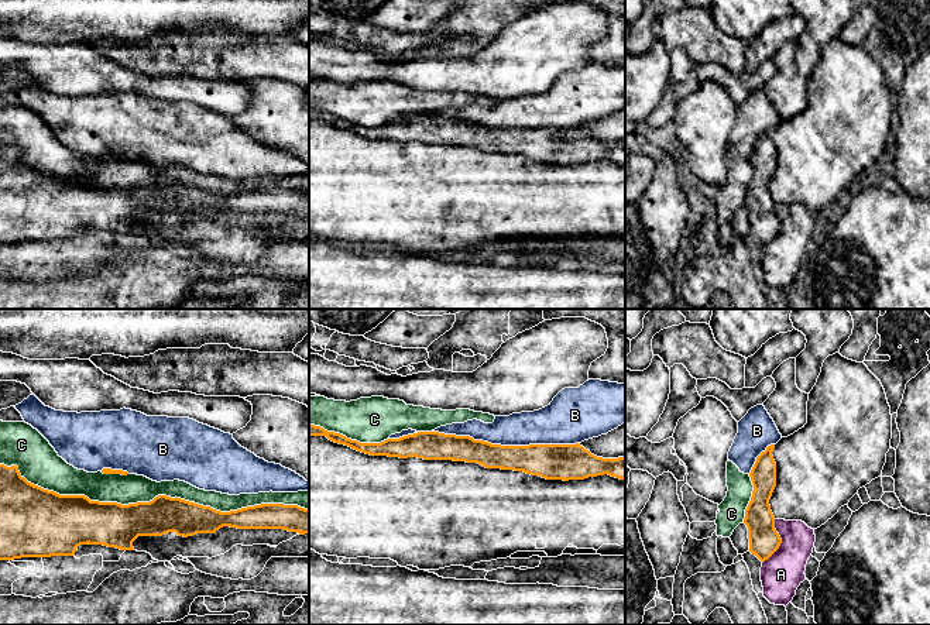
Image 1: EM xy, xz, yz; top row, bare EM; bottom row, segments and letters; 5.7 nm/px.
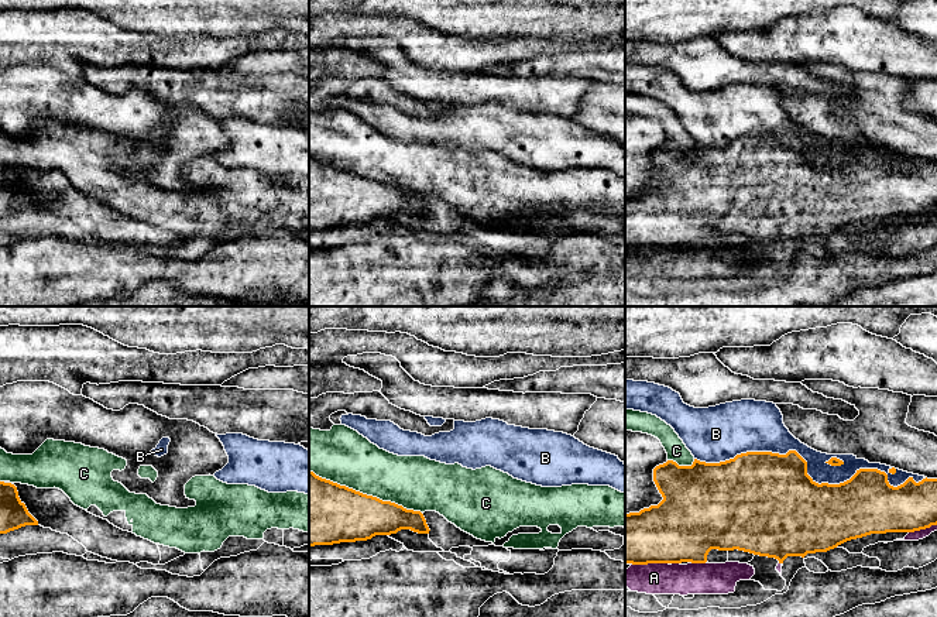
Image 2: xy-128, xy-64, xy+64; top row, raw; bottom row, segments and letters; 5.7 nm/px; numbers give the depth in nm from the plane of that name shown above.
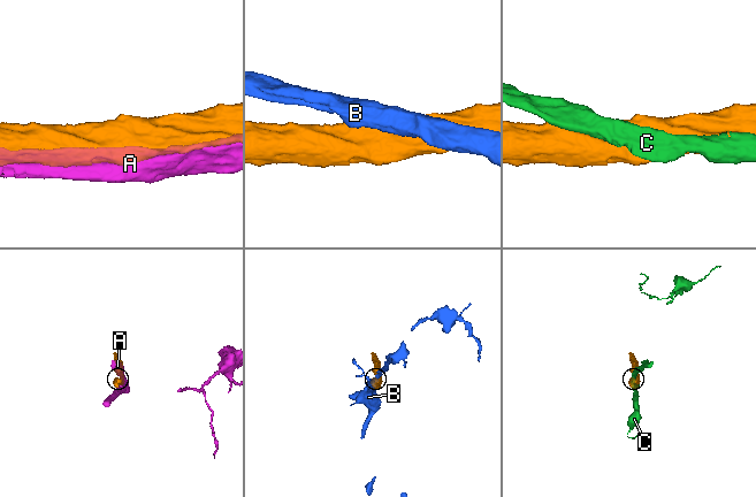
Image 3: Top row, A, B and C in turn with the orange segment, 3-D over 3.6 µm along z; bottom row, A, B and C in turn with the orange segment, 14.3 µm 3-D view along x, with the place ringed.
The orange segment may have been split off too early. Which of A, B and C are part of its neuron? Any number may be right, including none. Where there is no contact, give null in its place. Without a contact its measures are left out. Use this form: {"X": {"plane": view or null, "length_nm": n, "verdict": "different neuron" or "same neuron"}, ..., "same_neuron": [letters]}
{"A": {"plane": "yz", "length_nm": 260, "verdict": "different neuron"}, "B": {"plane": "xz", "length_nm": 850, "verdict": "different neuron"}, "C": {"plane": "xy", "length_nm": 1750, "verdict": "different neuron"}, "same_neuron": []}

